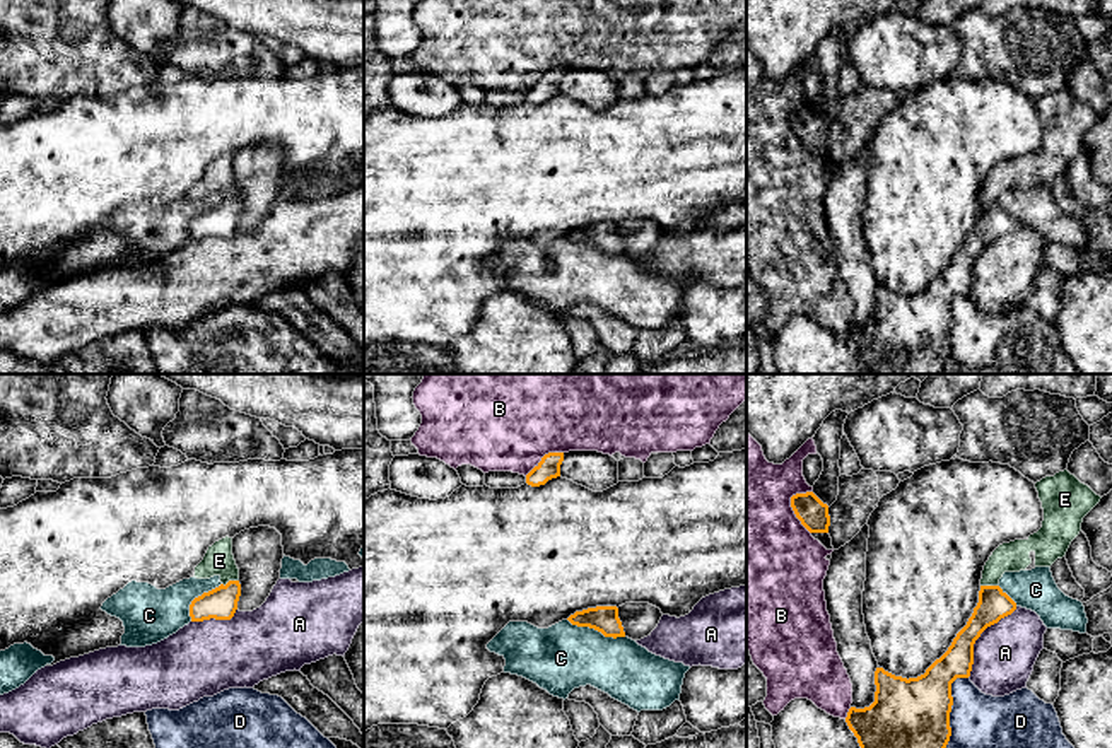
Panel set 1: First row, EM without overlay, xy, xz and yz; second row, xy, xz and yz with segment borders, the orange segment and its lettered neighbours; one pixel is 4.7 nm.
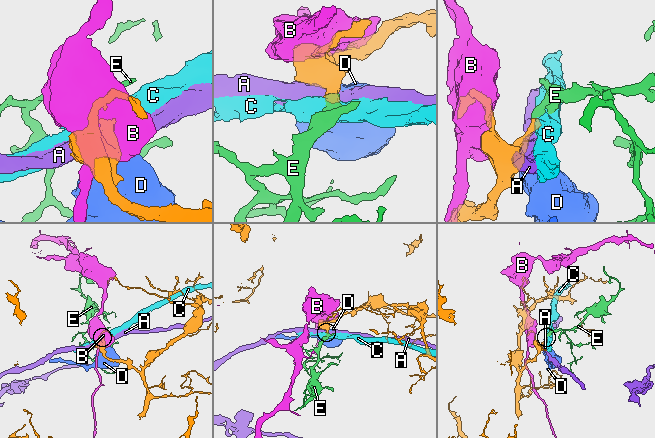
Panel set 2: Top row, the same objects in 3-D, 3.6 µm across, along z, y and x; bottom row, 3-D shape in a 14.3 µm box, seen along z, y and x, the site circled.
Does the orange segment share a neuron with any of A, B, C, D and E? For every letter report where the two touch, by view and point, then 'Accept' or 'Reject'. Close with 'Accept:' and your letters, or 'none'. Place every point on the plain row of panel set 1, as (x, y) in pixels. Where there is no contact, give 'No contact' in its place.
A: Touches orange at yz (979, 253). Reject
B: Touches orange at yz (795, 130). Reject
C: Touches orange at xz (596, 246). Reject
D: Touches orange at yz (950, 328). Reject
E: Touches orange at xy (229, 198). Accept
Accept: E

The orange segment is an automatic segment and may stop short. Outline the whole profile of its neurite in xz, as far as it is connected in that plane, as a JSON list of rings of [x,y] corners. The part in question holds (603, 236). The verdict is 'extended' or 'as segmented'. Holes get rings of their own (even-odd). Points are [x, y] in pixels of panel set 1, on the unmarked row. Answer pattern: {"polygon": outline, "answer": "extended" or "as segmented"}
{"polygon": [[[596,224],[576,229],[567,236],[572,243],[589,244],[601,249],[605,254],[625,254],[617,224]]], "answer": "as segmented"}

